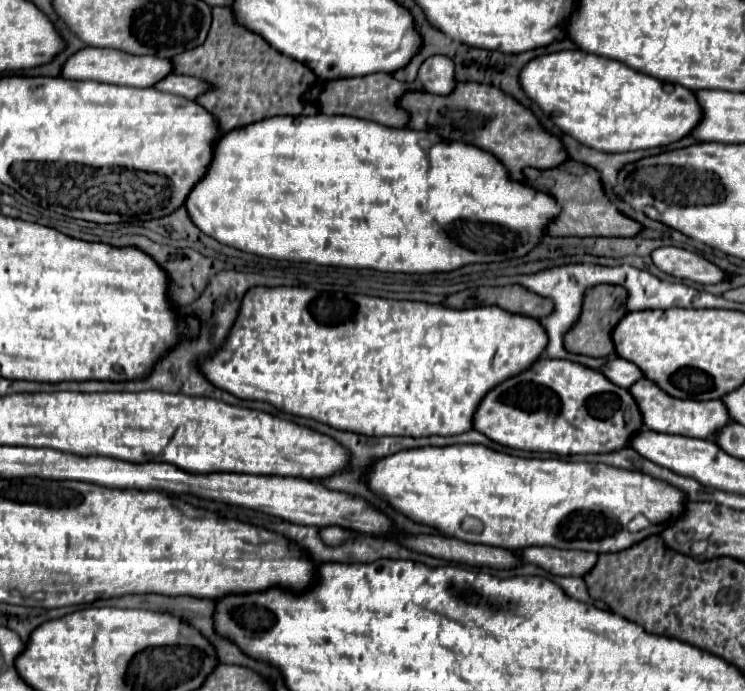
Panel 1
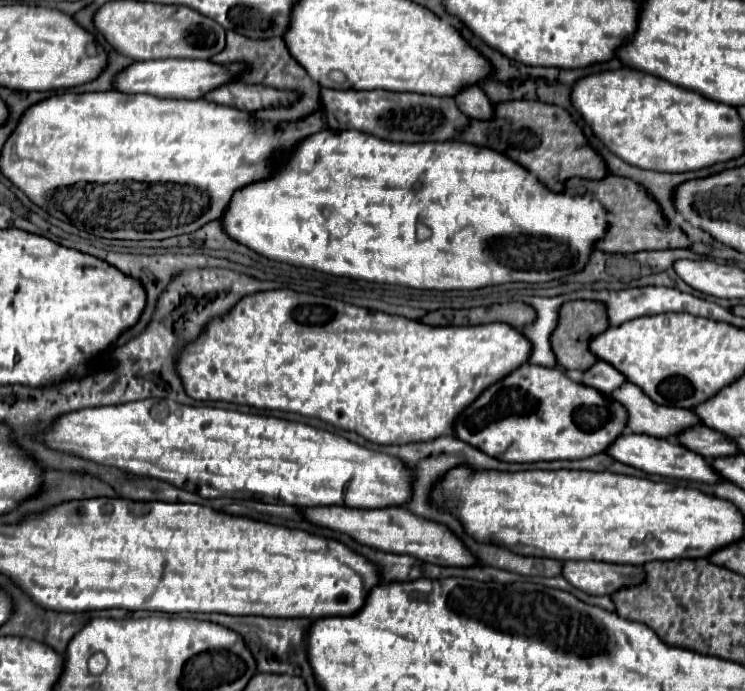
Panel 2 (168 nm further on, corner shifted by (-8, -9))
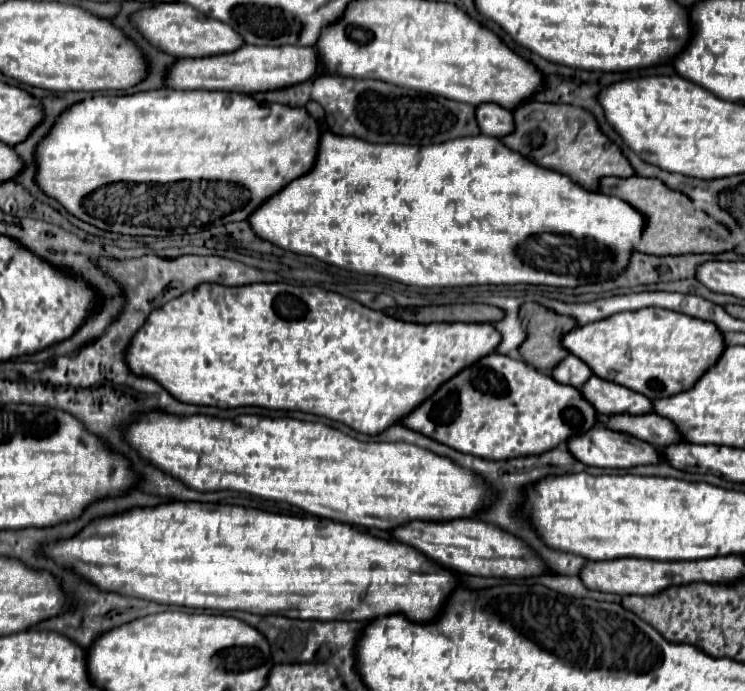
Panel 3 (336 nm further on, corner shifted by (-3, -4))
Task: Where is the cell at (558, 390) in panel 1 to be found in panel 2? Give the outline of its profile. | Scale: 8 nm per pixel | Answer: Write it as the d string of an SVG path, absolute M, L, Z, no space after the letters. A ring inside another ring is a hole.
M526 363L490 385L454 425L454 437L508 463L586 459L604 453L624 431L628 411L604 393L572 381L564 371Z

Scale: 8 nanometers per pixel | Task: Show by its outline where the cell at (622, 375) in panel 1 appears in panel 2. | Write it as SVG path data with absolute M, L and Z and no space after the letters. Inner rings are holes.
M598 361L596 365L592 365L586 373L584 373L584 385L598 389L604 395L612 395L622 383L626 383L628 379L616 371L616 367L612 367L606 361Z

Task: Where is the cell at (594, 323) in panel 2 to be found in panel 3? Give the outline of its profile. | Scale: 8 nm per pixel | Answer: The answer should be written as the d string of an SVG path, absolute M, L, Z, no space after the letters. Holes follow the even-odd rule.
M535 302L523 304L519 316L523 318L527 334L525 342L519 346L519 354L527 364L543 374L549 374L553 366L569 354L561 348L561 336L577 326L575 320L549 312Z

